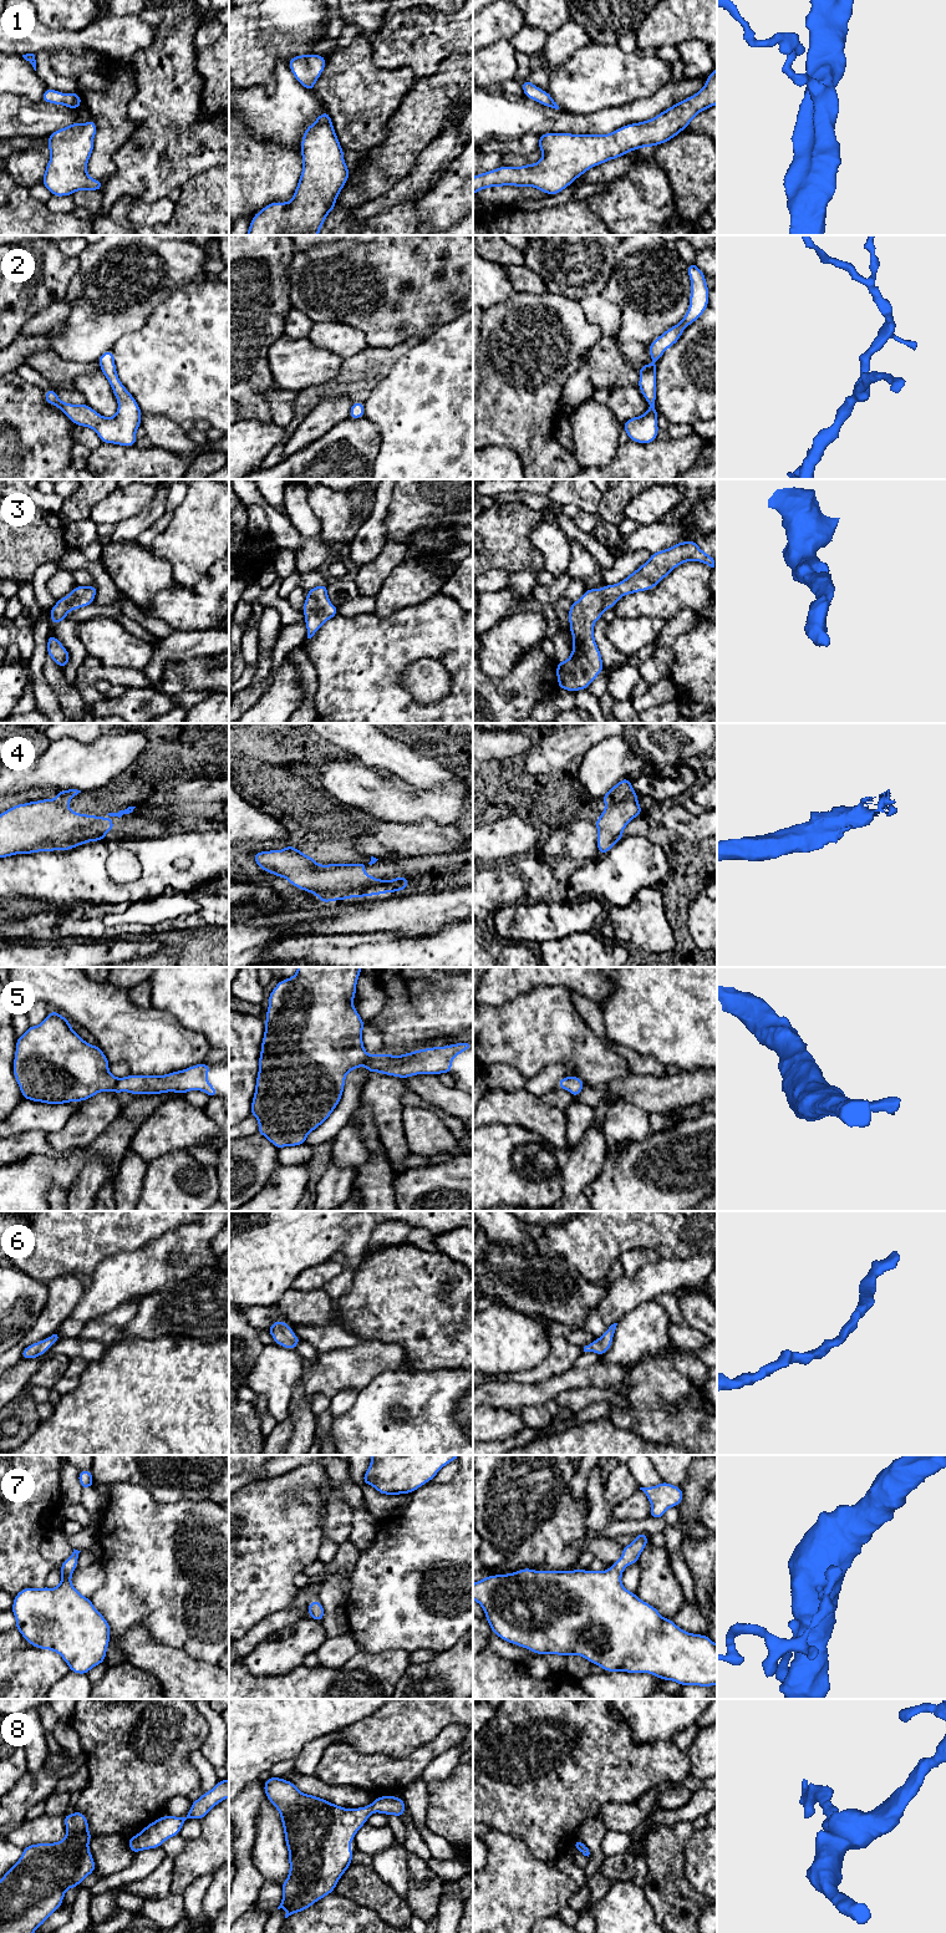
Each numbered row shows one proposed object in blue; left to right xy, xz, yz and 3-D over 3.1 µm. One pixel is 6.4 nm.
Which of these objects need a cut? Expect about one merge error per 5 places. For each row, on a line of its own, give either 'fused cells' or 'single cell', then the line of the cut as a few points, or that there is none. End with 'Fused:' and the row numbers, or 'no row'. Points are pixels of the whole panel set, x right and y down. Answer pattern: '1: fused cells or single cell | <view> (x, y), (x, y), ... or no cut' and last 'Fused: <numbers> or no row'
1: single cell | no cut
2: single cell | no cut
3: single cell | no cut
4: single cell | no cut
5: single cell | no cut
6: single cell | no cut
7: single cell | no cut
8: single cell | no cut
Fused: no row

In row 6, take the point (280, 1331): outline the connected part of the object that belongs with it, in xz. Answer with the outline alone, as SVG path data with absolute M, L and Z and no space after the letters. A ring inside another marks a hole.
M278 1319L275 1323L273 1323L266 1332L269 1332L274 1342L286 1349L294 1349L296 1348L297 1343L301 1342L301 1338L294 1334L293 1328L289 1326L289 1323L285 1323L280 1319Z

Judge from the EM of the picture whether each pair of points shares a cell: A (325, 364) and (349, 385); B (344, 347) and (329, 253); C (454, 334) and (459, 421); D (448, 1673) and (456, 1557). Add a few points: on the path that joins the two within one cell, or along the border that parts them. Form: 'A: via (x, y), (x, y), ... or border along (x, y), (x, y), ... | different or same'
A: border along (344, 360), (339, 371), (332, 377), (311, 387) | different
B: border along (314, 321), (345, 322), (359, 329), (365, 339) | different
C: via (459, 355), (459, 400) | same
D: border along (459, 1637), (452, 1646), (437, 1653) | different

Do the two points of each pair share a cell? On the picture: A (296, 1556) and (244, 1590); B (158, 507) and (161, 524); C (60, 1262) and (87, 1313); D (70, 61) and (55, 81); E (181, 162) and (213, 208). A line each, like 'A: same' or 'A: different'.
A: same
B: different
C: different
D: different
E: different

